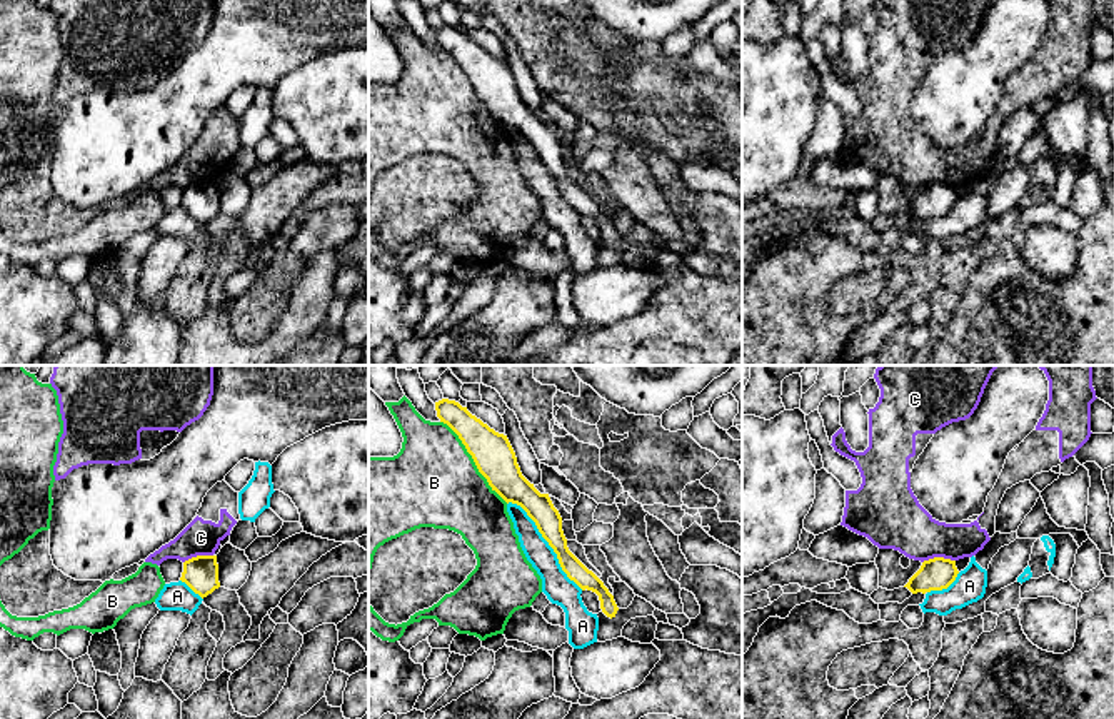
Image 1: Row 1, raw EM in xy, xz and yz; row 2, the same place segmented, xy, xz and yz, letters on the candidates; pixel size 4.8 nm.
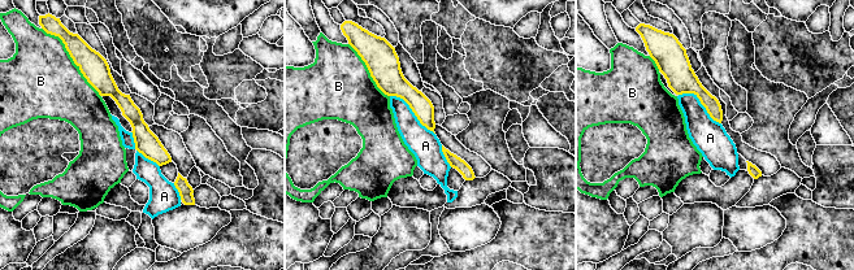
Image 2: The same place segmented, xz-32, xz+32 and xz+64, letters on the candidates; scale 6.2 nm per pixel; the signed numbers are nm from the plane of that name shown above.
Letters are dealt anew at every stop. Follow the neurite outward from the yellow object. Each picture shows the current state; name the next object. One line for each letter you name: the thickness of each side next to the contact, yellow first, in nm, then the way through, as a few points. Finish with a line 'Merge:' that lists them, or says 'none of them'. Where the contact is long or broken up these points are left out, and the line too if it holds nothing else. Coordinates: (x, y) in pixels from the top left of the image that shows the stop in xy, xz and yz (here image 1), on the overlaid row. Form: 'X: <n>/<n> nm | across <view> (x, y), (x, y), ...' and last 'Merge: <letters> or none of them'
C: 160/260 nm
Merge: C

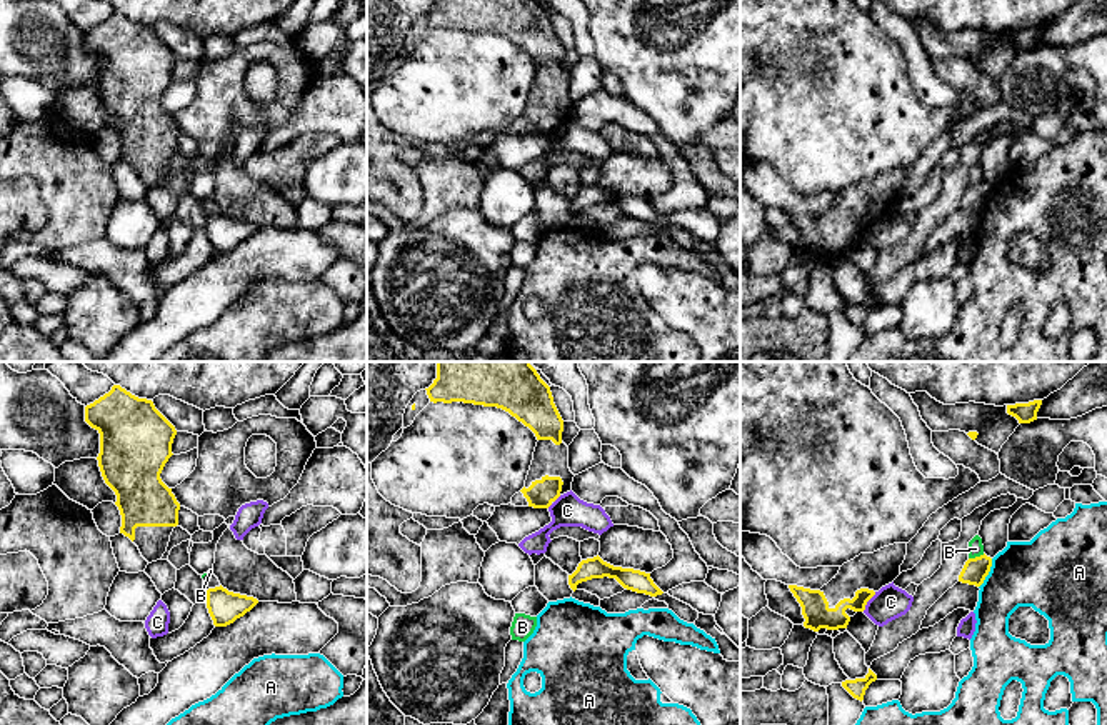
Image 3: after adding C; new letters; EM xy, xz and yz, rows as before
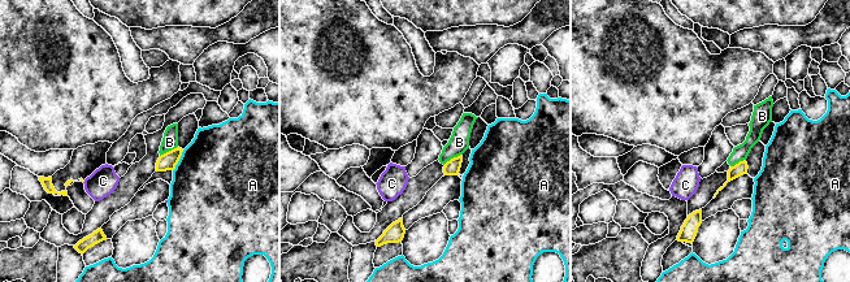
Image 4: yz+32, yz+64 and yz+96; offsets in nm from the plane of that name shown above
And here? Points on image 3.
Merge: none of them

